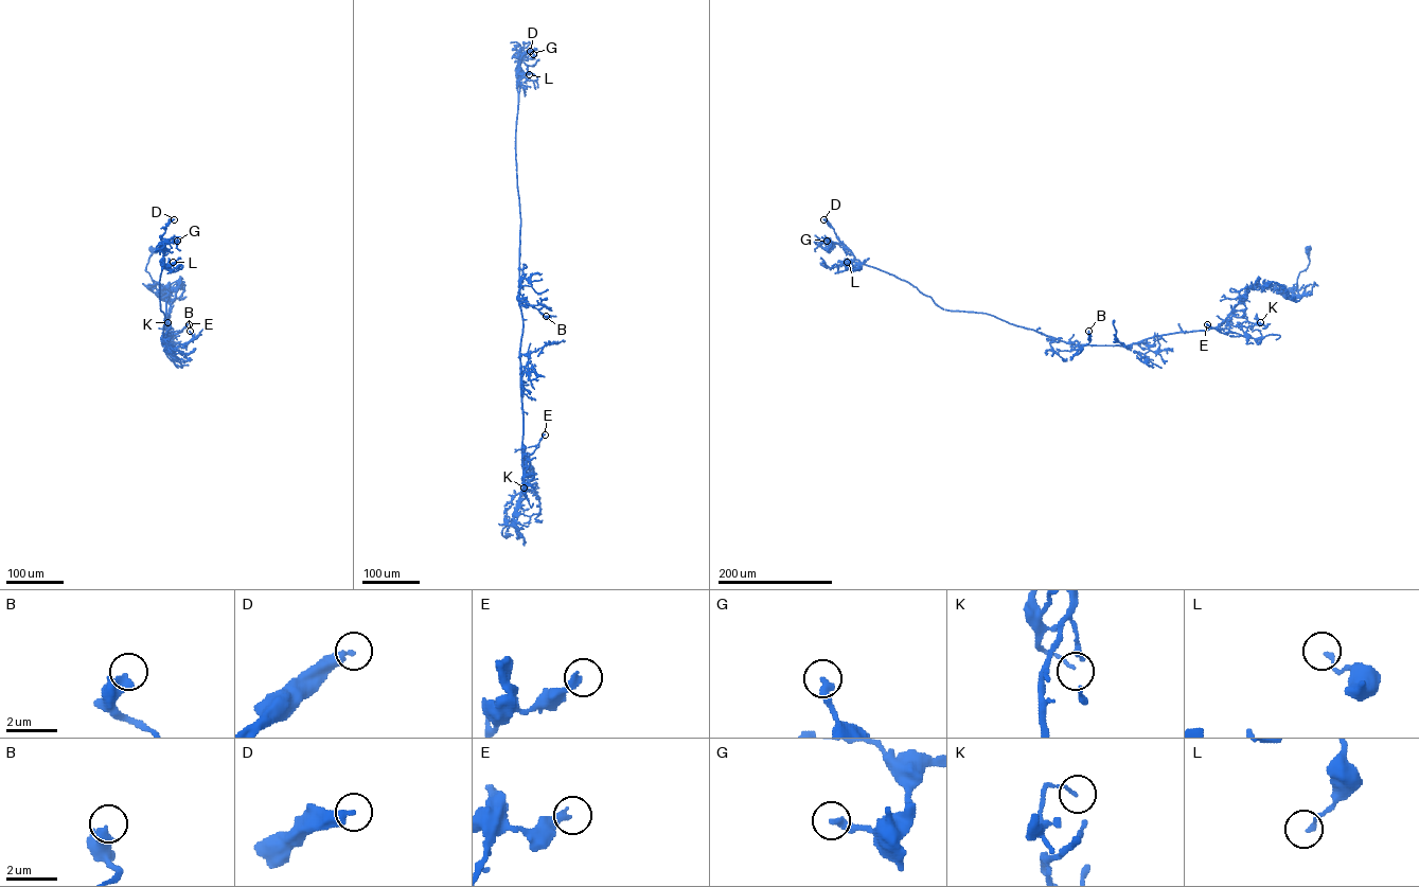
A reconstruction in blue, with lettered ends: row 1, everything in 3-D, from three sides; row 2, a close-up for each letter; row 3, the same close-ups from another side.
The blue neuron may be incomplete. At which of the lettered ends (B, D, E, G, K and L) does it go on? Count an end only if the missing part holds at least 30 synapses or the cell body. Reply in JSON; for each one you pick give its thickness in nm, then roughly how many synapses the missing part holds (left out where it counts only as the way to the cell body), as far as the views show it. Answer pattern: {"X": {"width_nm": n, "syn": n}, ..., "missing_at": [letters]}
{"missing_at": []}

